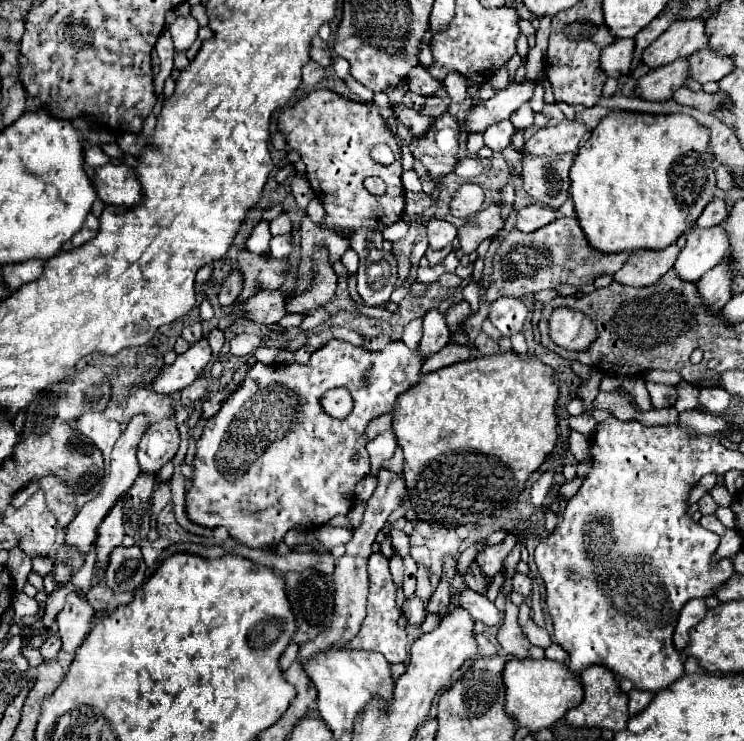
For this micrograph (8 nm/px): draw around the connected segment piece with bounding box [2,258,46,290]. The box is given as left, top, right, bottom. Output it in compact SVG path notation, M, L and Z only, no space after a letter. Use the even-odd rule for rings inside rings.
M32 258L30 262L18 262L18 264L12 264L12 266L4 266L2 268L2 276L4 276L8 288L16 290L16 278L22 284L32 282L32 280L36 280L42 274L44 266L46 266L46 262L42 262L40 258Z

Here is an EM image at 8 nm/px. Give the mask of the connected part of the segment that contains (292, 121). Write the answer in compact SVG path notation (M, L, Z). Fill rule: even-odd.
M316 90L312 94L308 94L304 100L300 100L296 106L284 110L278 118L278 128L286 138L286 144L292 150L298 150L302 156L302 162L306 164L306 176L312 184L312 190L316 192L316 196L322 200L324 208L326 208L326 216L322 224L313 223L307 215L302 219L300 226L300 264L298 264L298 274L294 280L294 288L290 290L290 296L300 296L306 290L310 290L312 282L314 282L314 252L320 248L328 250L328 262L340 262L342 254L350 248L350 238L348 234L344 234L346 230L352 228L370 228L370 230L382 230L386 226L392 226L394 222L398 222L404 214L404 186L402 186L402 162L400 162L400 144L396 144L396 138L392 138L390 132L386 132L384 128L384 118L380 116L380 112L376 110L374 104L364 104L364 102L354 102L346 96L340 96L336 92L330 90ZM376 144L388 144L396 156L396 160L388 166L378 164L370 158L370 150ZM366 176L380 176L386 182L386 194L384 196L374 196L370 194L364 186L362 180Z

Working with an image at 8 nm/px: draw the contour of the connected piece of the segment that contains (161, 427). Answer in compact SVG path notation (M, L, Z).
M164 418L150 424L138 444L138 462L142 472L158 472L178 452L180 434L174 418Z

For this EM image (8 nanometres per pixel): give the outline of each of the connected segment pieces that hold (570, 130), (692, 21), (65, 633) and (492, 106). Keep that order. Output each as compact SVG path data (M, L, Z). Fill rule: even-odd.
M562 120L556 126L540 128L526 144L524 150L534 156L544 154L576 154L582 138L586 136L586 126L580 120Z
M688 18L674 22L644 52L652 52L652 68L658 68L680 56L690 56L706 44L706 22L702 18Z
M74 592L68 594L66 606L56 616L58 634L62 638L62 650L74 654L76 648L80 648L80 644L92 630L94 616L96 616L96 612L86 600L78 598Z
M534 80L512 82L506 88L498 90L490 100L484 100L478 106L472 106L464 124L466 130L484 132L494 122L510 118L512 112L516 112L522 104L526 104L532 98L534 88L536 88Z

